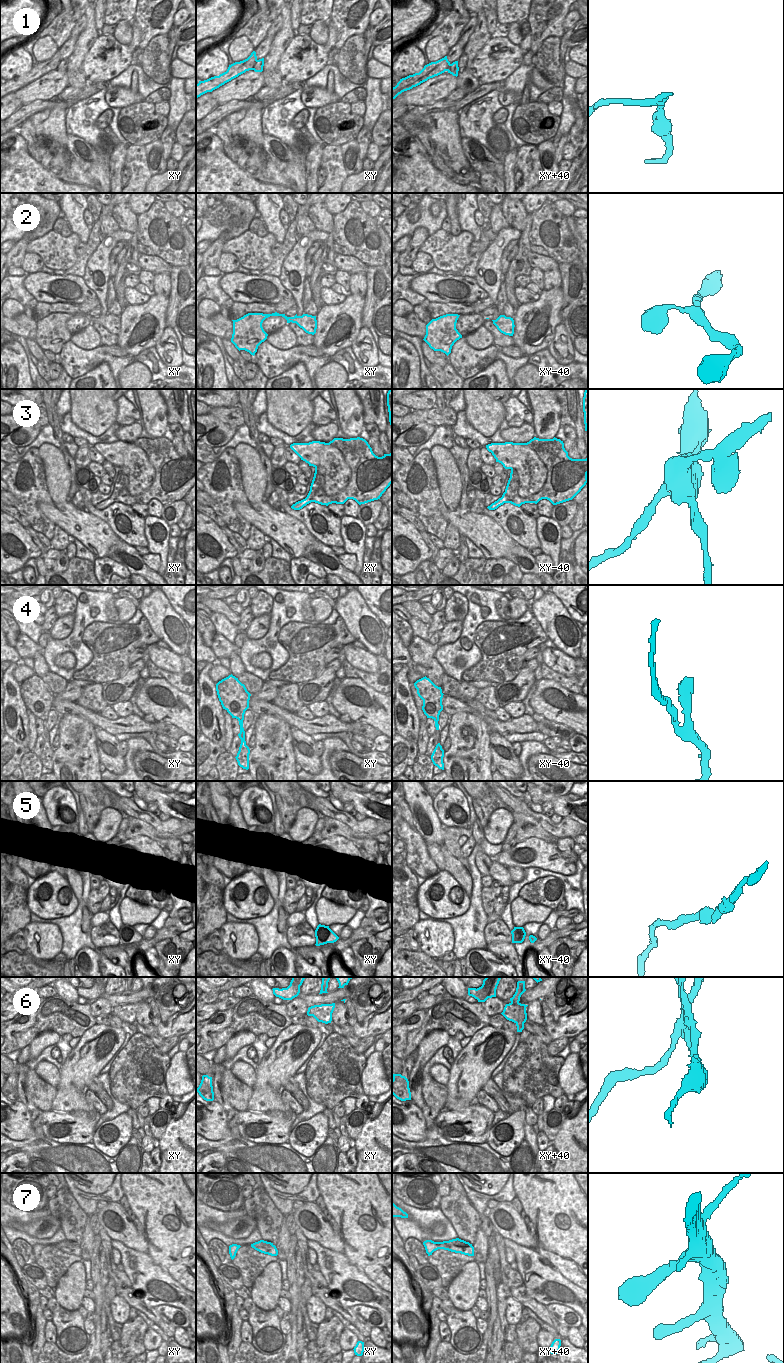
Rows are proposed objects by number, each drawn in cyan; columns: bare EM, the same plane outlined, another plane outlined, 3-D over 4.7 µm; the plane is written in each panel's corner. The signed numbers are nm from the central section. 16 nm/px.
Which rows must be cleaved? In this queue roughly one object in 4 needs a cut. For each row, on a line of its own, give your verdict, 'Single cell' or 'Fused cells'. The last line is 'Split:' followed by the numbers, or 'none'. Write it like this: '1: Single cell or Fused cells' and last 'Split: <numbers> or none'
1: Fused cells
2: Single cell
3: Fused cells
4: Single cell
5: Single cell
6: Fused cells
7: Single cell
Split: 1, 3, 6.

